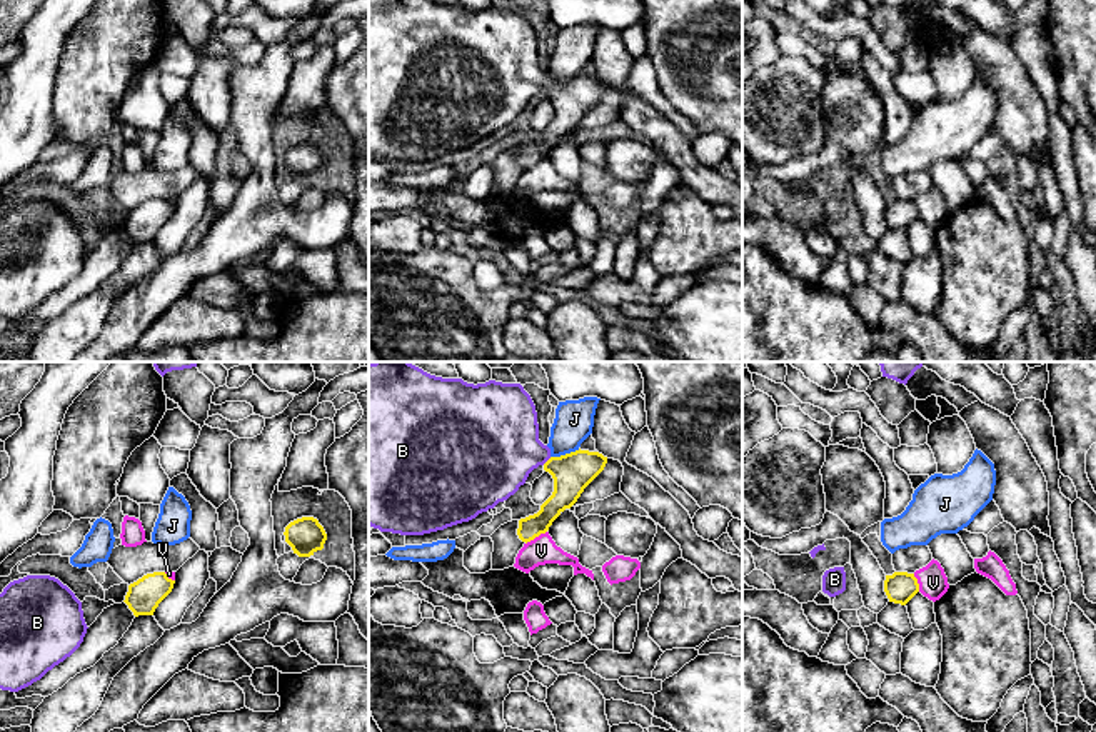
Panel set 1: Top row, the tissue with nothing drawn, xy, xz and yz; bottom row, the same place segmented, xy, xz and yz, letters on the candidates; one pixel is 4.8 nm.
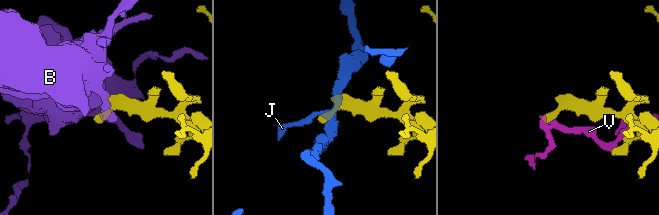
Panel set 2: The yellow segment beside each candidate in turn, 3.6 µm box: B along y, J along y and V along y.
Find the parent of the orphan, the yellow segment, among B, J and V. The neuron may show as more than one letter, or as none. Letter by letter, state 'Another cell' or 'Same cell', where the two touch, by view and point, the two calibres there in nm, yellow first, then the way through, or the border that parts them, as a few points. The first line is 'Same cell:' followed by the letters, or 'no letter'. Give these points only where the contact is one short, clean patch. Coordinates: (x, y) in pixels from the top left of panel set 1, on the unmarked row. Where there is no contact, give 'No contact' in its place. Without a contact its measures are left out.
Same cell: B
B: Same cell. Touches yellow at xz (548, 87). Thickness 190 nm (yellow) against 400 nm. Path across: xz (573, 99), (548, 87), (539, 80), (497, 74)
J: Another cell. Touches yellow at xz (566, 80). Thickness 190 nm (yellow) against 190 nm. Boundary: xz (579, 75), (551, 84)
V: Another cell. Touches yellow at xz (536, 162). Thickness 120 nm (yellow) against 140 nm. Boundary: xz (546, 157), (526, 170)

